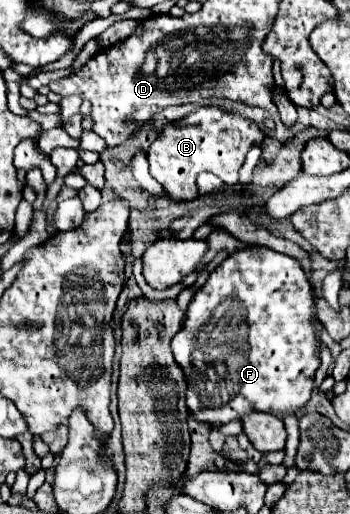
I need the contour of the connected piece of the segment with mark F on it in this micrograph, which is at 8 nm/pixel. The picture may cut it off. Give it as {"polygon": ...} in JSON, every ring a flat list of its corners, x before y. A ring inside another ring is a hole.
{"polygon":[[249,245,245,249,235,251,233,255,229,255,219,267,217,271,213,271,207,279,207,283,195,293,193,301,187,307,185,313,185,323,183,329,171,339,171,351,175,357,175,363,183,369,183,375,187,377,187,391,185,391,185,403,189,413,193,415,195,421,199,423,207,423,211,427,221,427,229,421,241,421,245,413,271,413,271,415,295,415,299,413,305,403,311,397,311,389,313,389,313,375,319,369,321,361,317,357,317,339,315,339,315,329,311,325,311,309,313,309,313,297,311,297,311,287,309,281,305,277,305,271,301,269,297,259,291,259,283,253,277,253,269,247,261,247,261,245]]}

